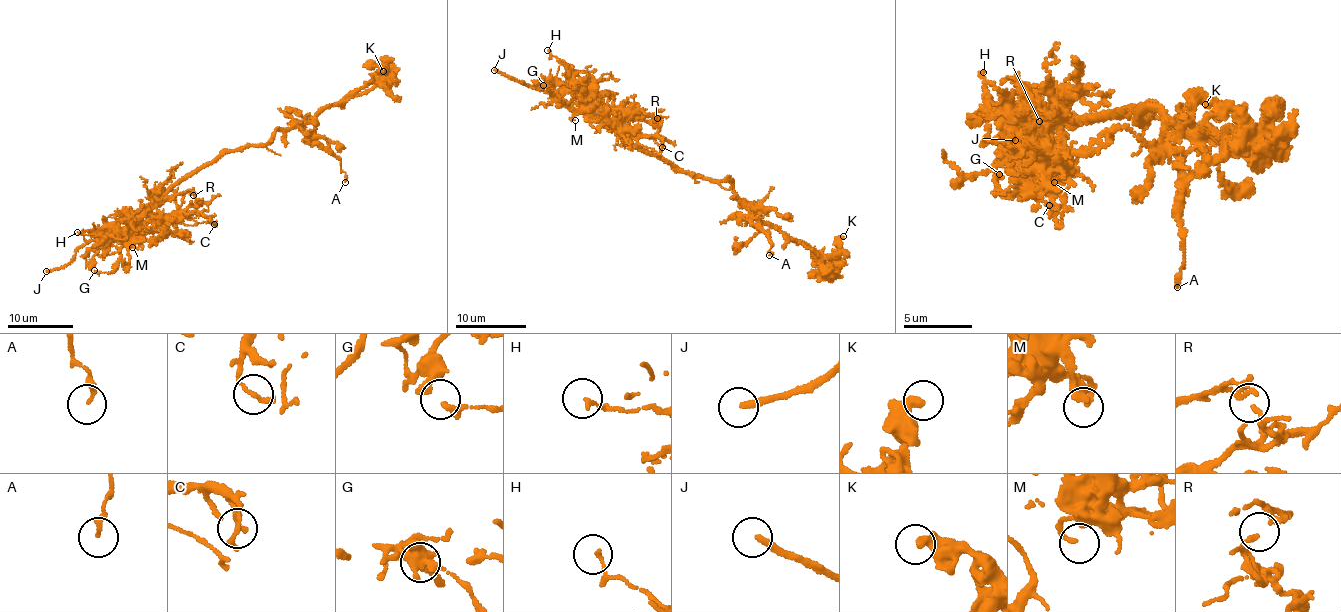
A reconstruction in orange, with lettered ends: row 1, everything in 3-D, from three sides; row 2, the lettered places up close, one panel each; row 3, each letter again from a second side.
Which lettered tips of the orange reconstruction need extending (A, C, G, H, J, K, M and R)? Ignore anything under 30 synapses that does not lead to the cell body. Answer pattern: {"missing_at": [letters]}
{"missing_at": ["J"]}

